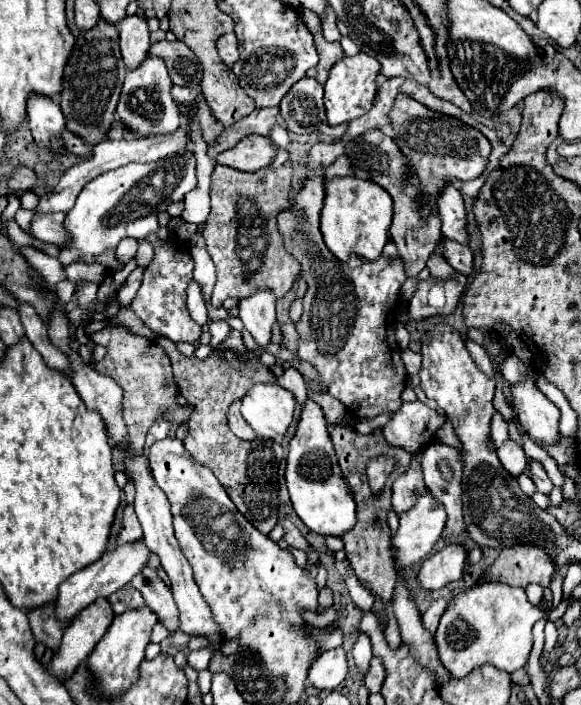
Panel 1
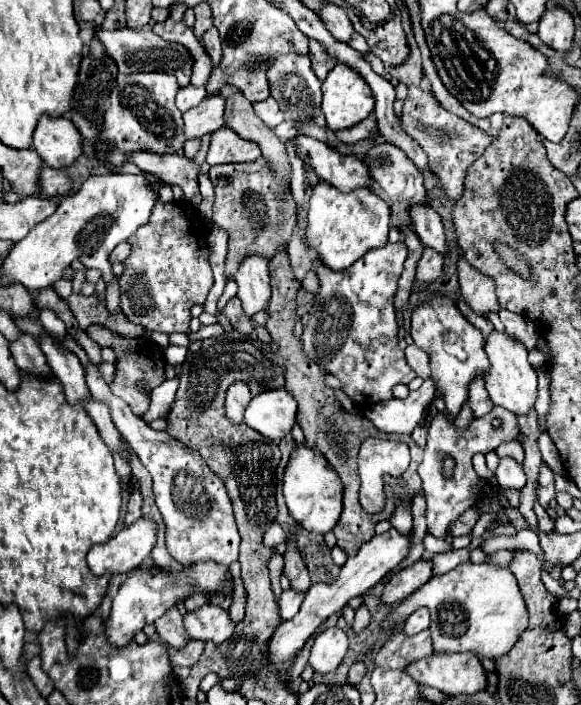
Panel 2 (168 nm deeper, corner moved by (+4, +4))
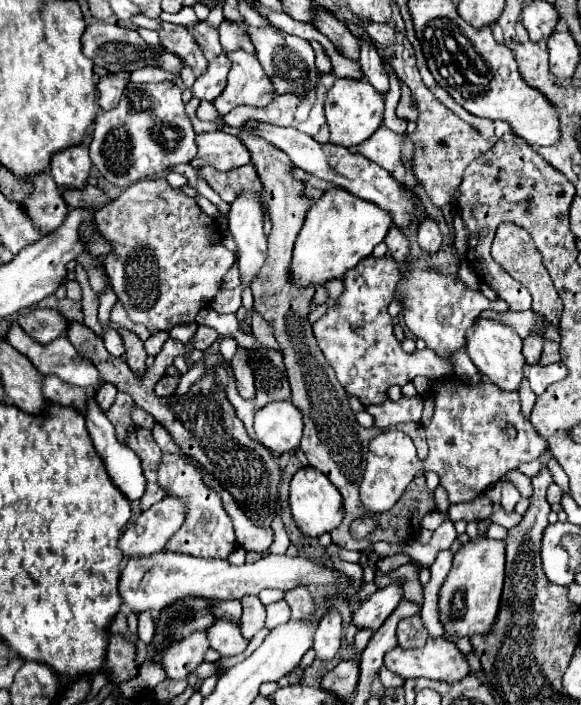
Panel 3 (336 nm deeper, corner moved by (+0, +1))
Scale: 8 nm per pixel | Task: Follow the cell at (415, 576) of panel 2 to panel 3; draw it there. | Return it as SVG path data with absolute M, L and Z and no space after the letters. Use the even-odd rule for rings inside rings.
M392 582L386 588L376 590L368 600L360 604L358 610L352 612L352 620L358 628L370 628L378 630L384 620L392 614L392 610L400 604L402 600L402 582Z

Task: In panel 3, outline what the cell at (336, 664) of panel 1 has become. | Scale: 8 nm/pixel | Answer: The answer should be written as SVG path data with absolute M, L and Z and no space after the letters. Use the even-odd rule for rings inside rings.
M338 610L328 612L314 636L314 650L320 660L334 660L342 644L342 618Z

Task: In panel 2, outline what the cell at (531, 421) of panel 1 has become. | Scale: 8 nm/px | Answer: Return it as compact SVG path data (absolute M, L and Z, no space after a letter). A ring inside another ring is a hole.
M492 331L486 339L486 353L490 359L488 371L484 371L486 391L494 405L502 405L516 415L526 415L536 401L536 371L526 359L526 347L504 331Z

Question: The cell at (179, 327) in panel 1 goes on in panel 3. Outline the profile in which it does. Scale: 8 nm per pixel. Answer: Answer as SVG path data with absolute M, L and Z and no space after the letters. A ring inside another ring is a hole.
M164 178L142 180L128 186L116 200L96 212L96 224L100 234L114 244L114 252L104 260L104 270L118 300L124 304L128 318L136 324L144 324L152 334L160 330L168 332L178 324L192 324L198 310L214 300L224 274L234 264L234 254L224 248L216 220L206 216L194 198L170 188Z

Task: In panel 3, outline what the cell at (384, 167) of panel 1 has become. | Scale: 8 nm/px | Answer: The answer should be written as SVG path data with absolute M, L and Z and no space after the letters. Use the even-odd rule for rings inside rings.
M426 218L426 222L418 228L418 244L428 254L434 254L440 250L442 234L440 234L440 230L432 218Z

